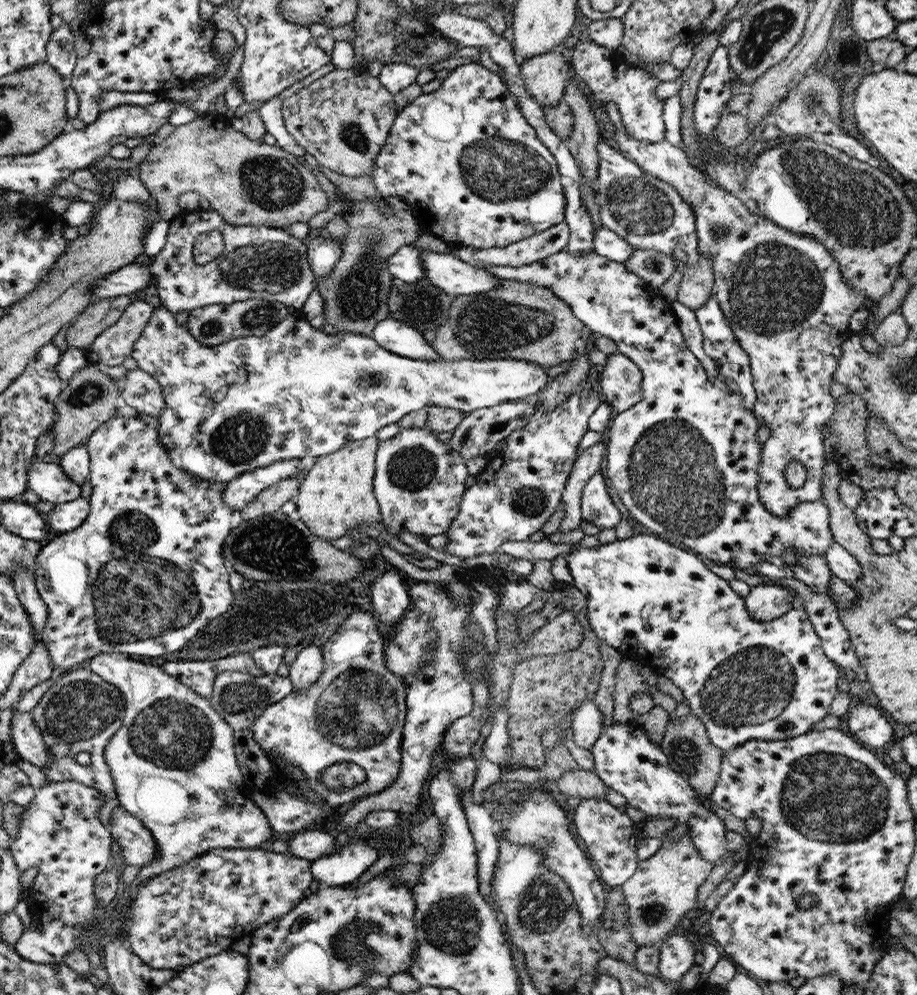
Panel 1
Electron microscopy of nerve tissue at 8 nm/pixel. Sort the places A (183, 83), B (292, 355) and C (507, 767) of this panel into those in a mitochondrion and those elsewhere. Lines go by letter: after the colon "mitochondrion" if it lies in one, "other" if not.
A: other
B: other
C: other

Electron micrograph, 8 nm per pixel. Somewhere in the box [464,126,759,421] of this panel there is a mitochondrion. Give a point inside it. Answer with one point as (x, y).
(642, 207)

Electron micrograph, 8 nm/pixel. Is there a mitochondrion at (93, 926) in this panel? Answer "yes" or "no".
no

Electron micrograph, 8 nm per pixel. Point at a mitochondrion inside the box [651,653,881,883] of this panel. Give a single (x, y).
(687, 754)

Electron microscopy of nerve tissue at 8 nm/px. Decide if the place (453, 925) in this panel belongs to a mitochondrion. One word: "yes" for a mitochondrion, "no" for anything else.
yes

